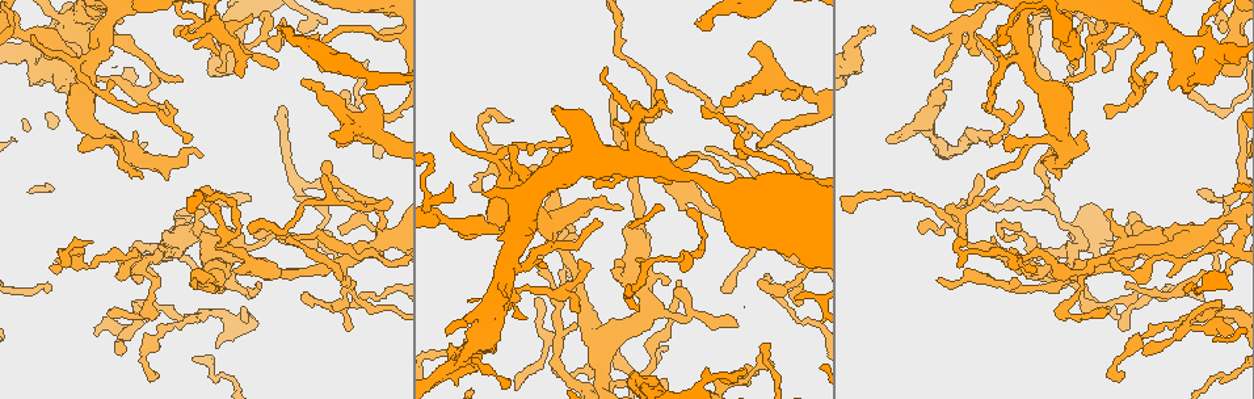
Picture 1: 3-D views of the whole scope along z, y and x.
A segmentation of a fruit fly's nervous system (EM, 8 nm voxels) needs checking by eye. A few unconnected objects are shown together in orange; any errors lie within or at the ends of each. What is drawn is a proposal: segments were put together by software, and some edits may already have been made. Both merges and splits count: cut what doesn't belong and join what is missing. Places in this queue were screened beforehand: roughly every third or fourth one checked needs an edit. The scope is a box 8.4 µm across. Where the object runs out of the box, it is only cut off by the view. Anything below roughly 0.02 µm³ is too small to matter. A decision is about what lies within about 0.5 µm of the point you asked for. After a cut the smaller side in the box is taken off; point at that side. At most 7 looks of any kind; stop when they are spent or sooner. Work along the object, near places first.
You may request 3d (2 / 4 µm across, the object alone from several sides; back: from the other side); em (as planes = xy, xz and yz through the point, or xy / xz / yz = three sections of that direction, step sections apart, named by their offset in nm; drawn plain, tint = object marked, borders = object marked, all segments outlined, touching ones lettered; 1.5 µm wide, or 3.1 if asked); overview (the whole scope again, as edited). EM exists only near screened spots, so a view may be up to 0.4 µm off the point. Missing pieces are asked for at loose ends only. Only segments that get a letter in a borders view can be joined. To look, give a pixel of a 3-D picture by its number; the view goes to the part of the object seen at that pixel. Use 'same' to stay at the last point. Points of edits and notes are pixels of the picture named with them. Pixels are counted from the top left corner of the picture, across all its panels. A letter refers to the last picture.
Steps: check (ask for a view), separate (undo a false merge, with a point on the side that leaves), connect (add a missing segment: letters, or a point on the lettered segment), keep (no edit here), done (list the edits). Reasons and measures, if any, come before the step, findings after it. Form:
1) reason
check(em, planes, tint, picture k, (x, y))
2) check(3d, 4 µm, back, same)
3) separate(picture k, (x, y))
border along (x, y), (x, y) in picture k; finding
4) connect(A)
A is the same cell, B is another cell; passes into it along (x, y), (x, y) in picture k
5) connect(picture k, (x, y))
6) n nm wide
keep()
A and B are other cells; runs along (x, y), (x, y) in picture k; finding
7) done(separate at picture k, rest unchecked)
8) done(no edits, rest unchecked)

thin end
check(3d, 2 µm, picture 1, (206, 186))

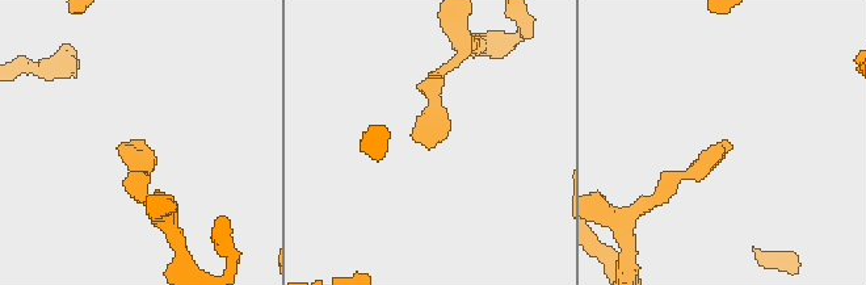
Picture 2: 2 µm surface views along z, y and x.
shape alone is not enough
check(em, xy, step 4, borders, picture 2, (729, 146))

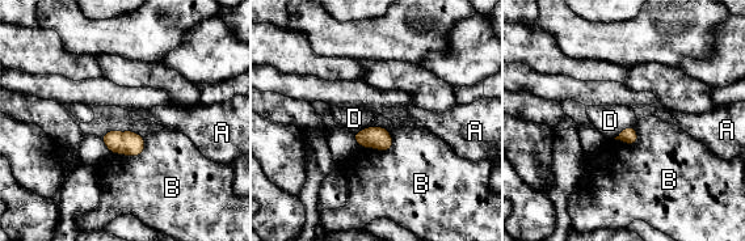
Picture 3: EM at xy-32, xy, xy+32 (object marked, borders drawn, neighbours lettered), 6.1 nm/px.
keep()
A, B and D are other cells; border along (392, 138), (388, 149), (357, 146) in picture 3; no lettered segment goes on from it

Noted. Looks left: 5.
an open end
check(em, planes, borders, picture 1, (586, 263))

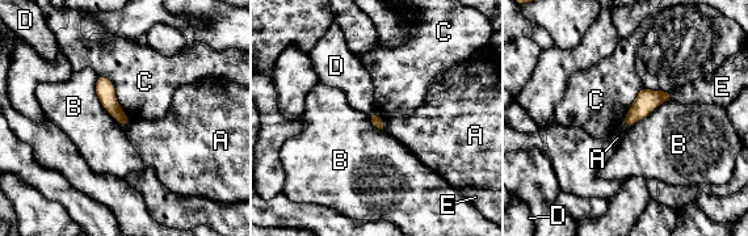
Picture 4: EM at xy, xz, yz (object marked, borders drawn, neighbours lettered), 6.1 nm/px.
keep()
A, B, C, D and E are other cells; border along (99, 75), (133, 119) in picture 4; none of them fits

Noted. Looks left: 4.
free end
check(3d, 2 µm, picture 1, (723, 107))

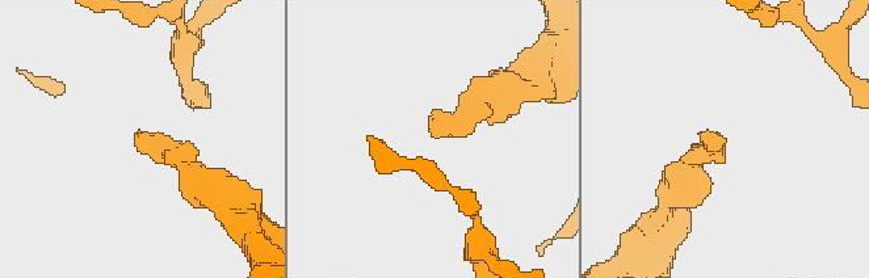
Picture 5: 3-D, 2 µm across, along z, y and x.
shape alone is not enough
check(em, planes, borders, picture 5, (136, 138))

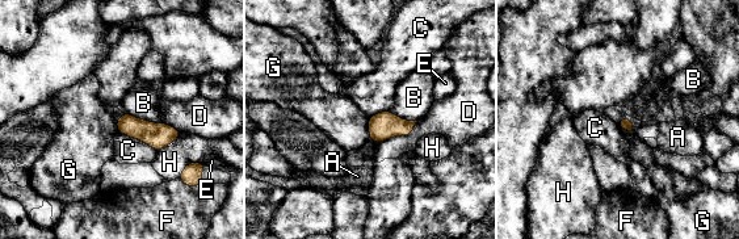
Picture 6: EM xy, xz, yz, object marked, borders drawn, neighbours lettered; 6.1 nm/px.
keep()
A, B, C, D, E, F, G and H are other cells; none of them fits

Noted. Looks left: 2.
done(no edits, rest unchecked)

